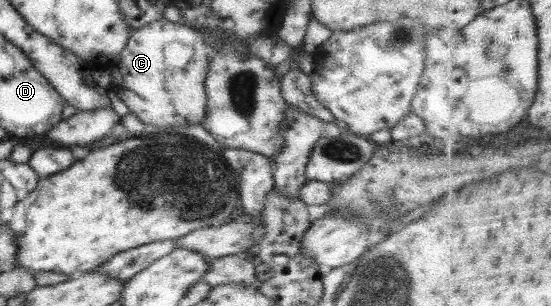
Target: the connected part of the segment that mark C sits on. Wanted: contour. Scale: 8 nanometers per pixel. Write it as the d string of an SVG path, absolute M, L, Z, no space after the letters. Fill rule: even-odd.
M161 18L131 32L127 45L112 65L112 83L115 88L119 88L117 94L130 112L137 115L145 124L175 128L201 123L207 112L205 77L212 53L212 48L205 44L203 33L189 25ZM173 42L185 44L193 50L191 60L183 68L167 66L163 60L163 48Z

